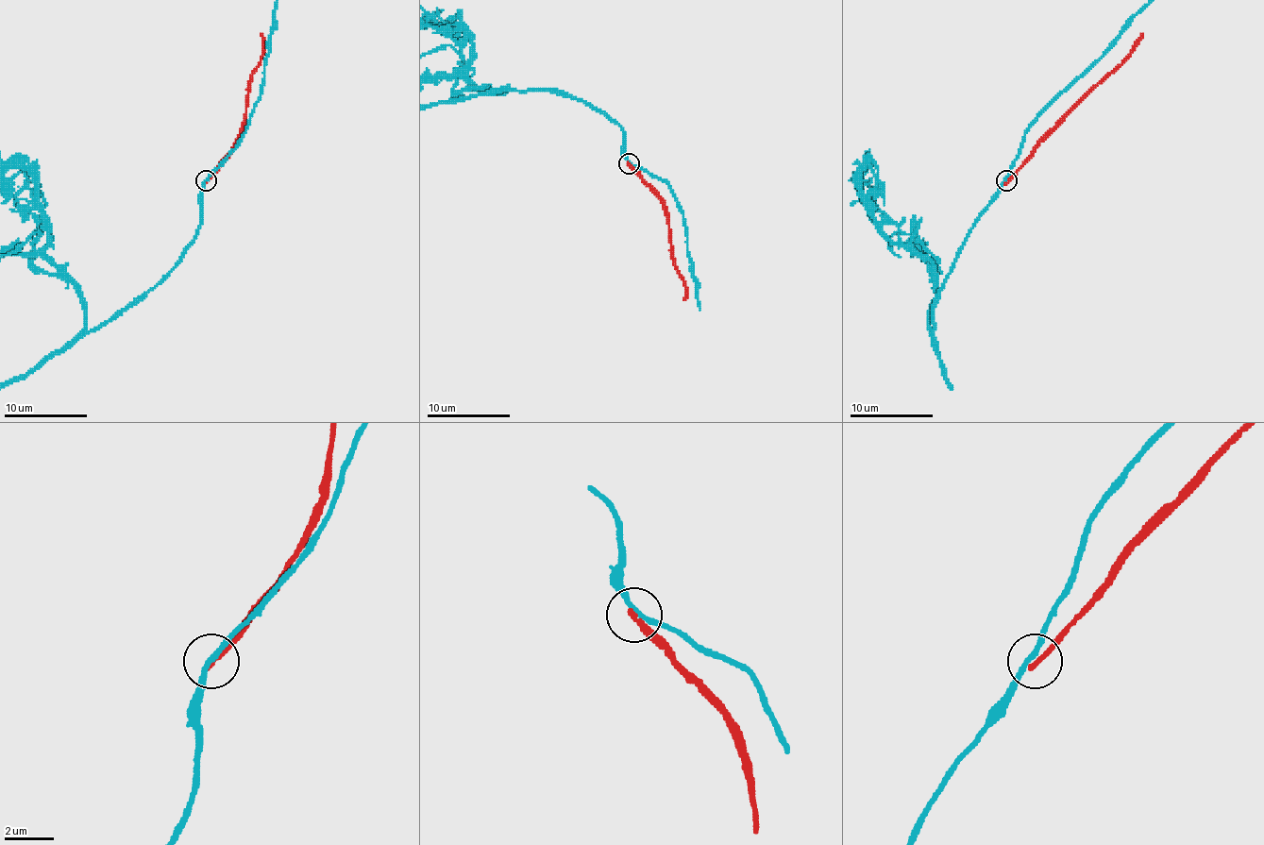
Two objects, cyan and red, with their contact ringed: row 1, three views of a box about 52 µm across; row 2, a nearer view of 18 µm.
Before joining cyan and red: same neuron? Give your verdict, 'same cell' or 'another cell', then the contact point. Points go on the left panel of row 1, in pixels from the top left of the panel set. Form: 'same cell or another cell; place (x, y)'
another cell; place (206, 180)

